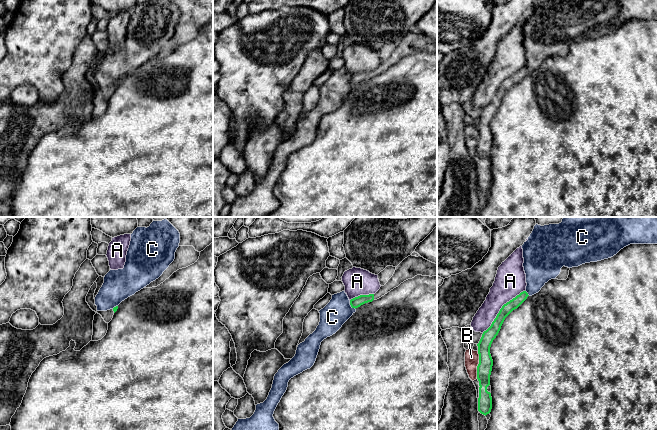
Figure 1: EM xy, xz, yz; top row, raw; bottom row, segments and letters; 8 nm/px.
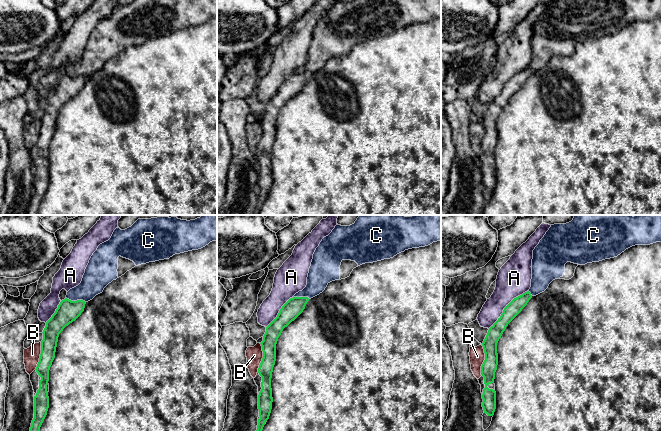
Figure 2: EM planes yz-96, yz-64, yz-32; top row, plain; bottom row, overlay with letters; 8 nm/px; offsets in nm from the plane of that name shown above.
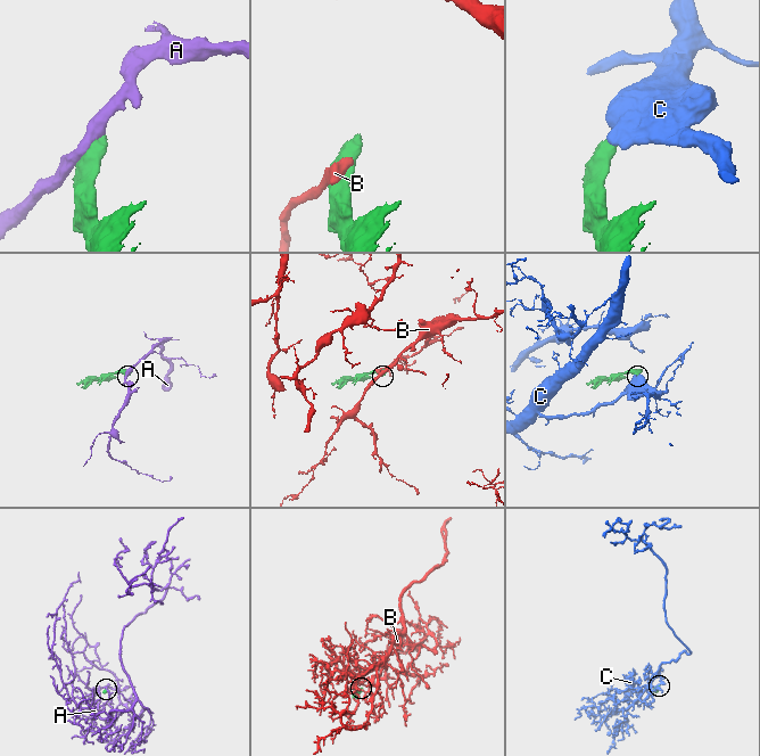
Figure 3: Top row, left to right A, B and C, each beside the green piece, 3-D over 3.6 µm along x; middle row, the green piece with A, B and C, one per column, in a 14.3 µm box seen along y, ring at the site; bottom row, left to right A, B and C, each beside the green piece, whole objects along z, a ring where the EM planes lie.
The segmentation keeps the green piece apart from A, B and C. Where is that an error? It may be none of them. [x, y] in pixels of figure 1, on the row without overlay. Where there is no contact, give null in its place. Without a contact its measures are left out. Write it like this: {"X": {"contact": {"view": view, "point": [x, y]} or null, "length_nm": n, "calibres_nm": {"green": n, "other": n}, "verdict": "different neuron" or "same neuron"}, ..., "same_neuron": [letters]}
{"A": {"contact": {"view": "yz", "point": [501, 84]}, "length_nm": 480, "calibres_nm": {"green": 100, "other": 240}, "verdict": "different neuron"}, "B": {"contact": {"view": "yz", "point": [478, 141]}, "length_nm": 220, "calibres_nm": {"green": 120, "other": 110}, "verdict": "different neuron"}, "C": {"contact": {"view": "xz", "point": [350, 80]}, "length_nm": 90, "calibres_nm": {"green": 90, "other": 200}, "verdict": "different neuron"}, "same_neuron": []}

